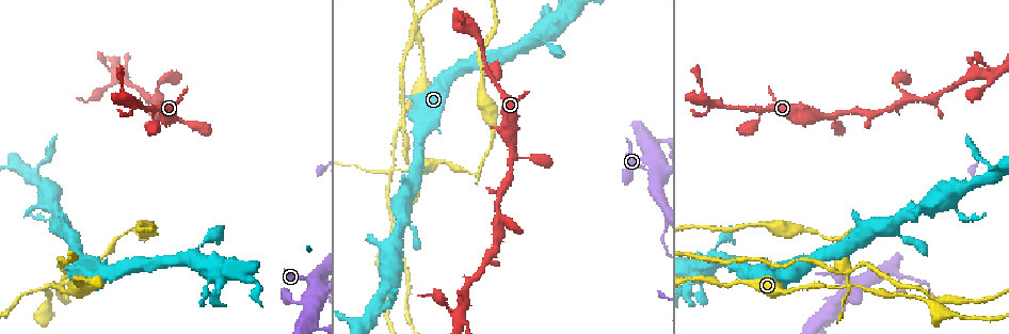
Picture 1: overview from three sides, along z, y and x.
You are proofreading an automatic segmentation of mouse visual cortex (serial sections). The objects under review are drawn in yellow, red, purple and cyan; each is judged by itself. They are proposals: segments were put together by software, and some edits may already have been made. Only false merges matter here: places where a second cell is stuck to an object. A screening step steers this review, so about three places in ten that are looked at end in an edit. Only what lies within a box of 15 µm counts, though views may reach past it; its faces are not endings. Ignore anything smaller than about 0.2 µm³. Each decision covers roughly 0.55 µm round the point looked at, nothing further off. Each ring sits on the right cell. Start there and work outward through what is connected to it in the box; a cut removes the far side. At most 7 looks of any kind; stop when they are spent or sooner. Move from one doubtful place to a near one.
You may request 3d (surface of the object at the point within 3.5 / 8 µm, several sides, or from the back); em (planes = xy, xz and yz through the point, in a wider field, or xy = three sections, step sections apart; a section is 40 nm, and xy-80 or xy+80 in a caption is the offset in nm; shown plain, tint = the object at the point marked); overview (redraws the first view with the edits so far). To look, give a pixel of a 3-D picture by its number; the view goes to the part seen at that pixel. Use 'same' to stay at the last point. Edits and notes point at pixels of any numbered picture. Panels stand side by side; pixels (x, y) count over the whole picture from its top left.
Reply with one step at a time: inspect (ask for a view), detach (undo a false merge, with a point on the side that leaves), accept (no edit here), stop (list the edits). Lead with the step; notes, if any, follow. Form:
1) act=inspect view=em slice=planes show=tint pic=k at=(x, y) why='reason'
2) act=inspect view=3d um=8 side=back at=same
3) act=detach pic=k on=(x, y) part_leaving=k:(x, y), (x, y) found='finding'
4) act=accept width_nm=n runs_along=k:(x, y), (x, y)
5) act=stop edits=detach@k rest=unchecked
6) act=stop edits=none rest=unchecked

act=inspect view=3d um=3.5 side=back pic=1 at=(511, 152) why='sudden change in width'

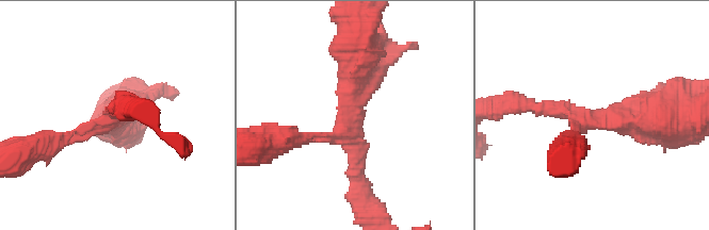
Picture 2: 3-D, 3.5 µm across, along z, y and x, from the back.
act=inspect view=em slice=xy step=3 show=tint pic=2 at=(116, 120) why='now the EM'

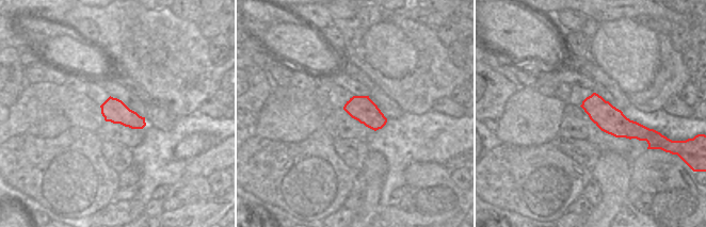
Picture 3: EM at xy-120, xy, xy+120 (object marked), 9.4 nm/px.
act=detach pic=2 on=(66, 135) part_leaving=2:(99, 125), (25, 148) found='two cells meet here'

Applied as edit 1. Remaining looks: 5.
act=inspect view=3d um=3.5 pic=1 at=(846, 285) why='four or more arms meet'

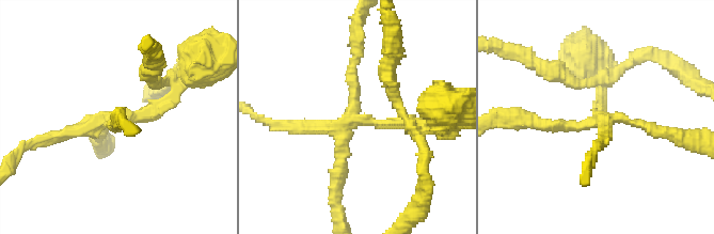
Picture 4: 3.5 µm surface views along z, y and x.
act=detach pic=4 on=(60, 135) arm_widths_nm=150,150,150,200 part_leaving=4:(130, 115), (156, 112), (205, 66) found='two cells meet here'

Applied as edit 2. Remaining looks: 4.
act=inspect view=3d um=3.5 pic=1 at=(460, 314)

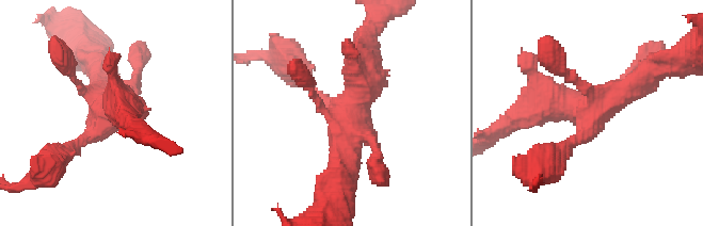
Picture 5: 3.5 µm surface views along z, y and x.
act=inspect view=em slice=planes show=tint pic=5 at=(591, 118)

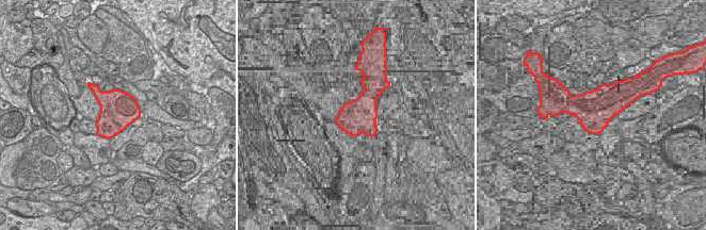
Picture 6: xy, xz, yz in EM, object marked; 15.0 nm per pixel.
act=accept runs_along=5:(125, 116), (118, 107), (63, 156) found='all the same cell'

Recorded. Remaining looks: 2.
act=stop edits=detach@2,detach@4 rest=unchecked

